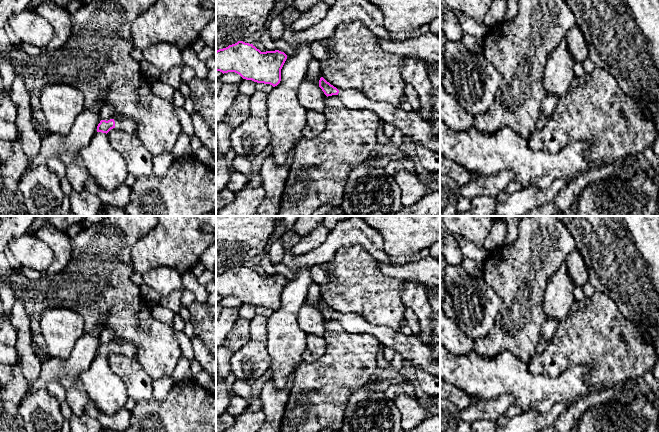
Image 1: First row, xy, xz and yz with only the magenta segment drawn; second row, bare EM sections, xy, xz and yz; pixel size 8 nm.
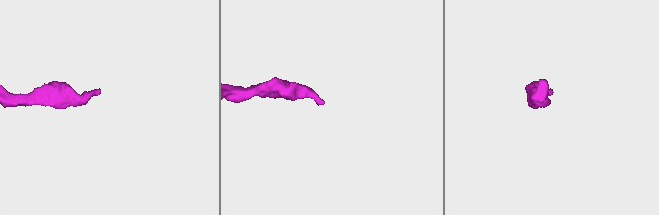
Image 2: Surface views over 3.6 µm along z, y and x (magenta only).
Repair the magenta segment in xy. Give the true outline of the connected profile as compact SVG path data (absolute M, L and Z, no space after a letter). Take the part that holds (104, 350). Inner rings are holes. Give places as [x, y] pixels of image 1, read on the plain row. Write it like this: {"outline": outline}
{"outline": "M117 339L108 345L101 344L97 350L97 356L108 357L111 353L117 352L119 355L135 359L137 349L135 345L127 340Z"}

